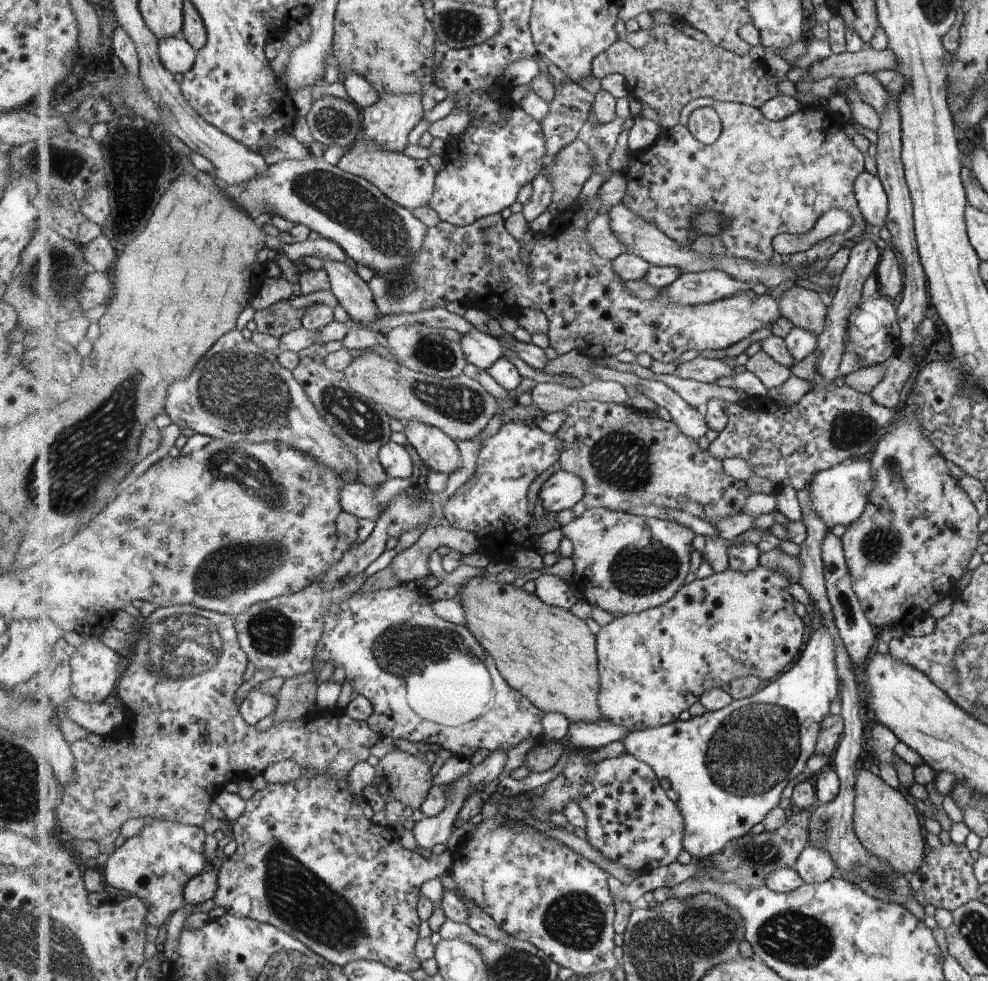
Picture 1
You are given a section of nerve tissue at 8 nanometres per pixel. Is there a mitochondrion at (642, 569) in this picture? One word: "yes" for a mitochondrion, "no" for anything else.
yes

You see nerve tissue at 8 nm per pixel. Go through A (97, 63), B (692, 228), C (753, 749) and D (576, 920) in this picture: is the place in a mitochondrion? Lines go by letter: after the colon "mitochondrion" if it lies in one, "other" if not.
A: other
B: other
C: mitochondrion
D: mitochondrion

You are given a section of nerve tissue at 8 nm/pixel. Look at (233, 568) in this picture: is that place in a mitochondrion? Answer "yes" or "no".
yes

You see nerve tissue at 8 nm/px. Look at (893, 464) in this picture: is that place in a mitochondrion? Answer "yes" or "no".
yes

